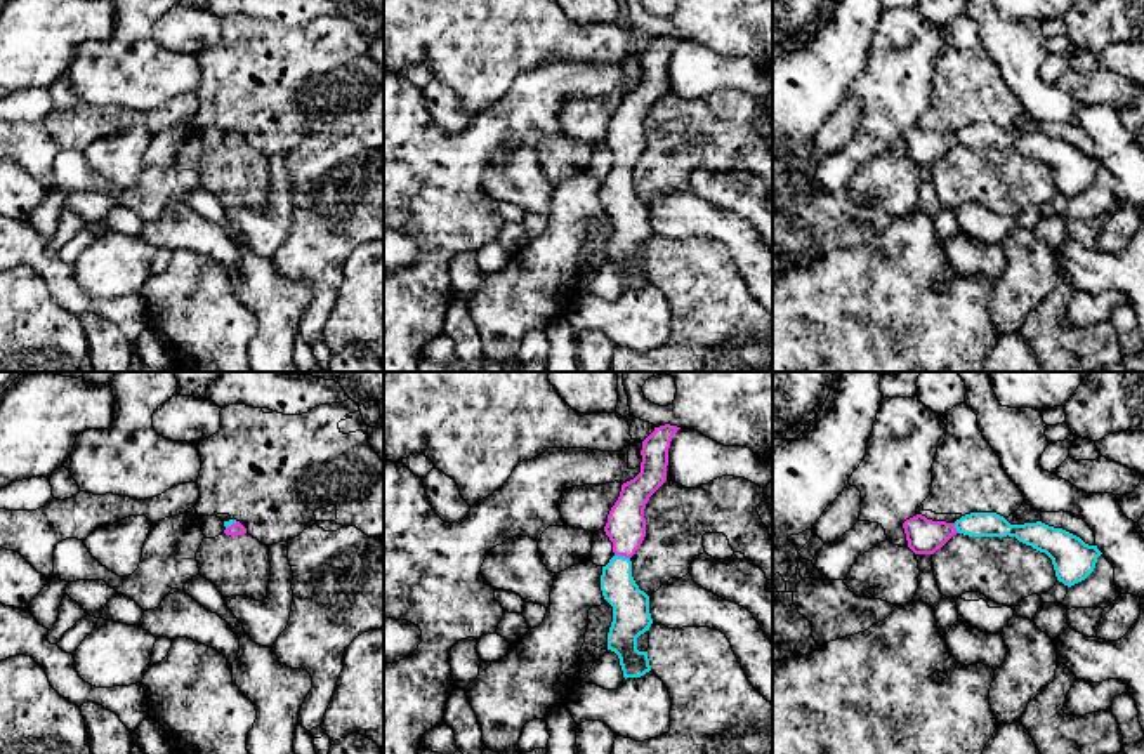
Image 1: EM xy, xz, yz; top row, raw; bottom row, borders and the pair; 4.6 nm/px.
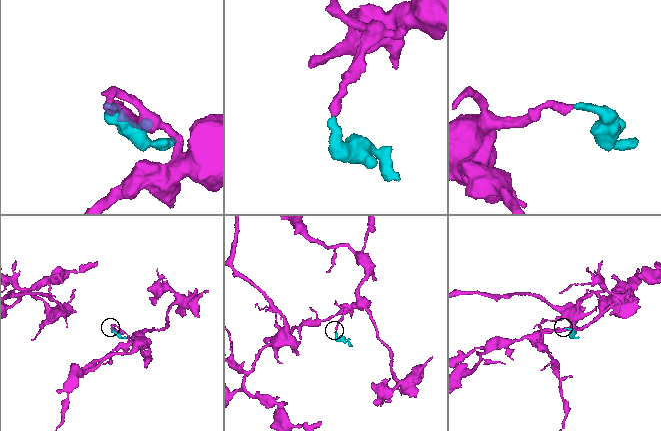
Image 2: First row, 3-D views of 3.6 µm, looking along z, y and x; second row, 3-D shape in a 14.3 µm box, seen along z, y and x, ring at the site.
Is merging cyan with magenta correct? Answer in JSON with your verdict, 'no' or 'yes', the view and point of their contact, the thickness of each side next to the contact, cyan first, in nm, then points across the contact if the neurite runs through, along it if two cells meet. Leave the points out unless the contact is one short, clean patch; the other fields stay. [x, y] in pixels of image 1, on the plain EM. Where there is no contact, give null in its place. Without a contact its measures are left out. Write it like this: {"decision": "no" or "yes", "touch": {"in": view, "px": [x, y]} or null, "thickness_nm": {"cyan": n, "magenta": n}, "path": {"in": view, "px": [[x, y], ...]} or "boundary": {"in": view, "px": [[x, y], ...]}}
{"decision": "yes", "touch": {"in": "xz", "px": [622, 167]}, "thickness_nm": {"cyan": 180, "magenta": 180}, "path": {"in": "xz", "px": [[631, 218], [622, 204], [622, 167], [625, 138]]}}

